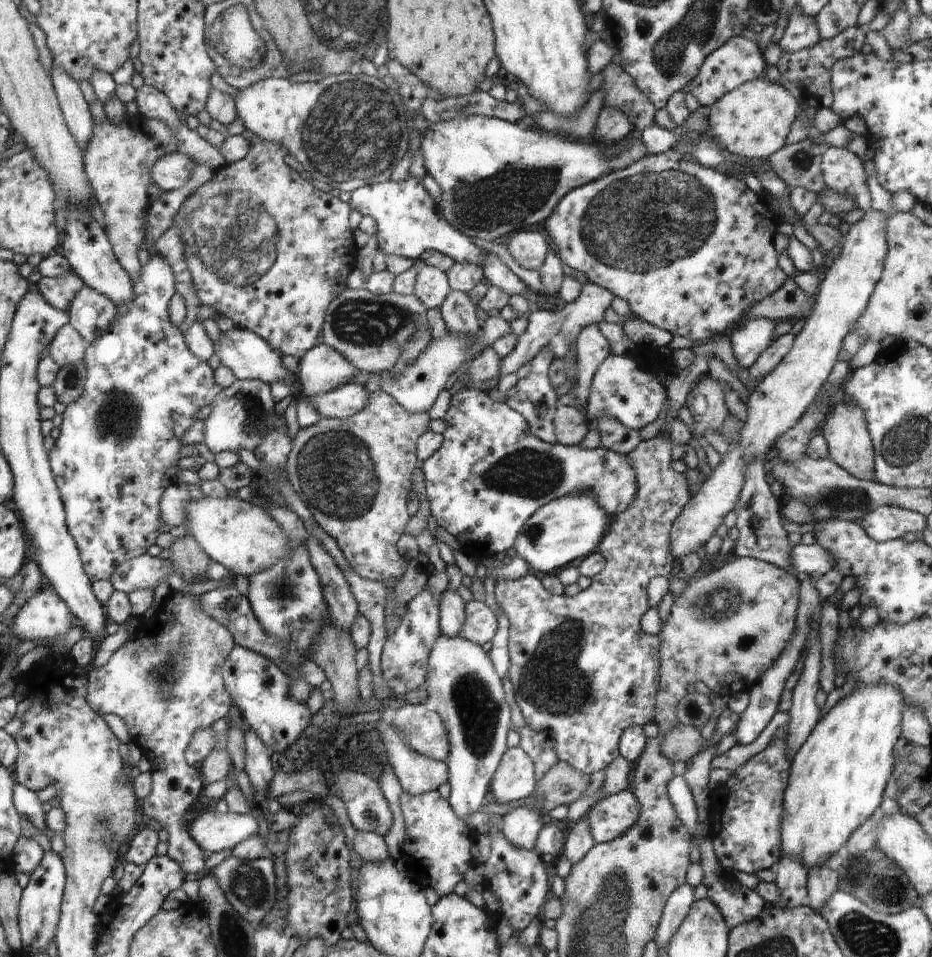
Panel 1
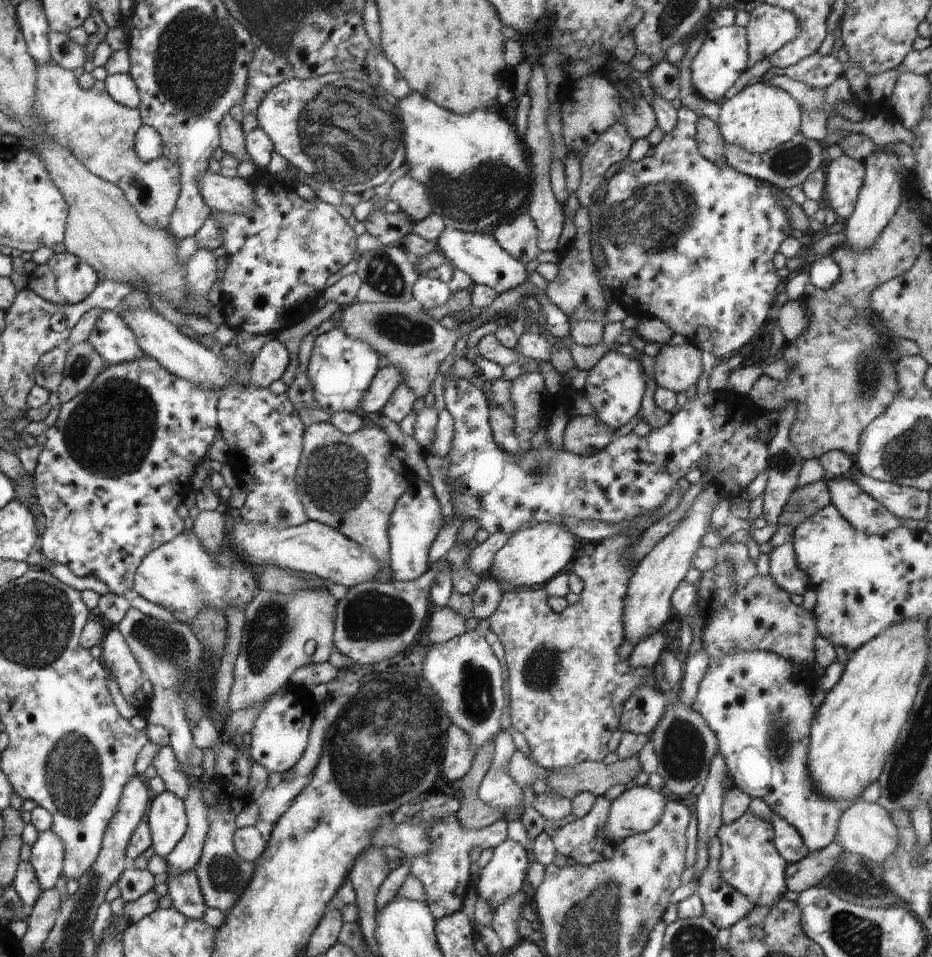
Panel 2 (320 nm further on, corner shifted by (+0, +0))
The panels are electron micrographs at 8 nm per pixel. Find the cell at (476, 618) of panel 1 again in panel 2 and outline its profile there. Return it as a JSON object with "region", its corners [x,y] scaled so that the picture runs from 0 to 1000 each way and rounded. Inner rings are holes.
{"region":[[[483,634],[464,636],[458,646],[454,662],[461,673],[481,672],[500,660],[500,646]]]}

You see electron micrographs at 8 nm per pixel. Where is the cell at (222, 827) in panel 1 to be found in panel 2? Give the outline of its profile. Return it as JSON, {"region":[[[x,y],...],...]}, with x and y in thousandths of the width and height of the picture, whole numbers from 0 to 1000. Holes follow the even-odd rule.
{"region":[[[180,827],[167,831],[159,857],[166,892],[178,897],[201,866],[196,836]]]}

